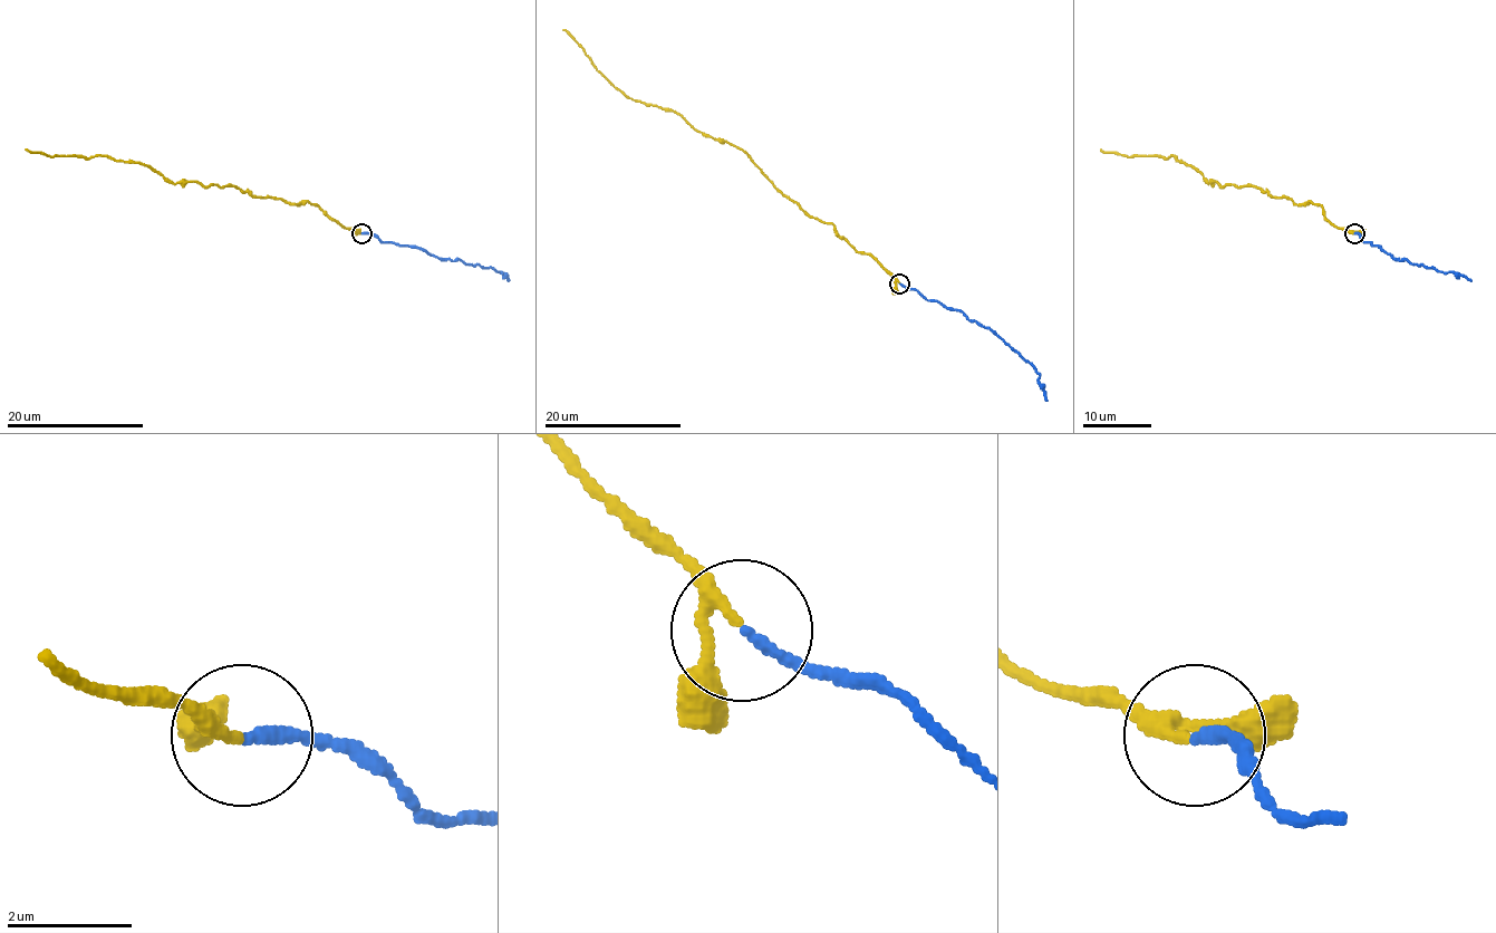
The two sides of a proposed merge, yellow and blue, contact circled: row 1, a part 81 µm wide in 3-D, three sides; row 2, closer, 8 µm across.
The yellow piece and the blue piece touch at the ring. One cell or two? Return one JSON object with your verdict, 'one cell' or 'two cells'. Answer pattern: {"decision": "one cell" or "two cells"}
{"decision": "one cell"}

